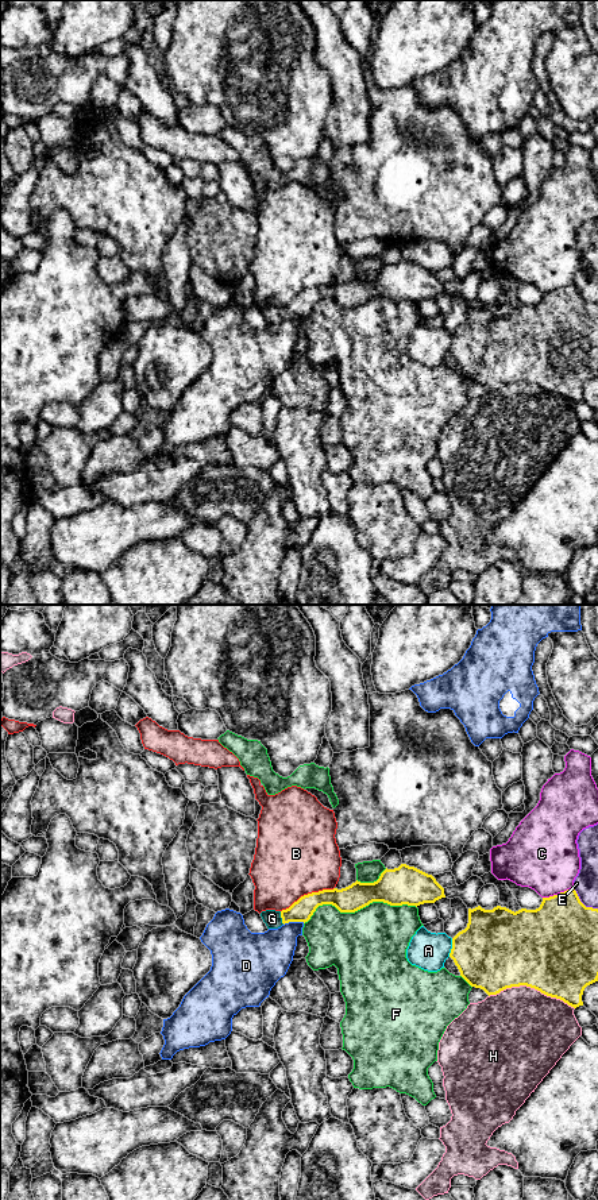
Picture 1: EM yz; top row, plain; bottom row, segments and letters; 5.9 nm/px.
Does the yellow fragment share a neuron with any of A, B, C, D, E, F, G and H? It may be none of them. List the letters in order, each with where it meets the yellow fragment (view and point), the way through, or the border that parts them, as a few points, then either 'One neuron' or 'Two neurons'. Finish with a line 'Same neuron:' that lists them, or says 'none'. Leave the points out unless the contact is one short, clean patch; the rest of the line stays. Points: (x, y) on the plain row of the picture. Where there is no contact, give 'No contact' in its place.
A: Touches yellow at yz (452, 343). Two neurons
B: Touches yellow at yz (308, 289). Two neurons
C: Touches yellow at yz (558, 289). Two neurons
D: Touches yellow at yz (293, 316). Boundary: yz (304, 317), (286, 317), (284, 320). Two neurons
E: Touches yellow at yz (581, 297). Two neurons
F: Touches yellow at yz (358, 304). Two neurons
G: Touches yellow at yz (281, 312). Path across: yz (301, 305), (281, 312), (272, 313). One neuron
H: Touches yellow at yz (532, 382). Two neurons
Same neuron: G

